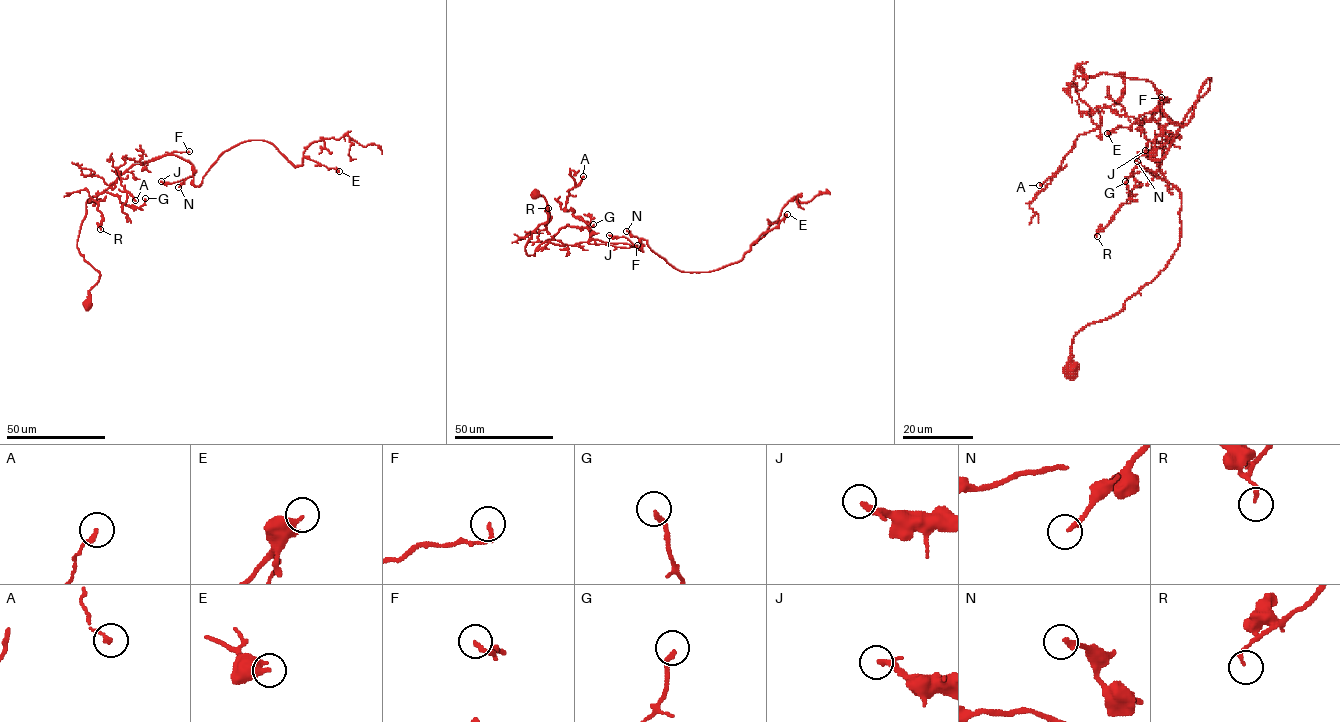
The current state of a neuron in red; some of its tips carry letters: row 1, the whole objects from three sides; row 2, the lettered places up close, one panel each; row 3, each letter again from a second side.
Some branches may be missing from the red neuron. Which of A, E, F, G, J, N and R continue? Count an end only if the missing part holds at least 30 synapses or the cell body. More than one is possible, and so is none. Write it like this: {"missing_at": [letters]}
{"missing_at": ["J"]}

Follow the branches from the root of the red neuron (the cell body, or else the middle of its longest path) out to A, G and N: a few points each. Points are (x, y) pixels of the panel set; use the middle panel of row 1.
A: (536, 193), (548, 220), (532, 232), (527, 255), (546, 241), (587, 242), (587, 223), (564, 209), (583, 176)
G: (536, 193), (545, 199), (548, 220), (532, 232), (527, 255), (534, 256), (540, 244), (567, 225), (593, 224)
N: (536, 193), (548, 220), (532, 232), (528, 256), (546, 241), (640, 250), (626, 231)

